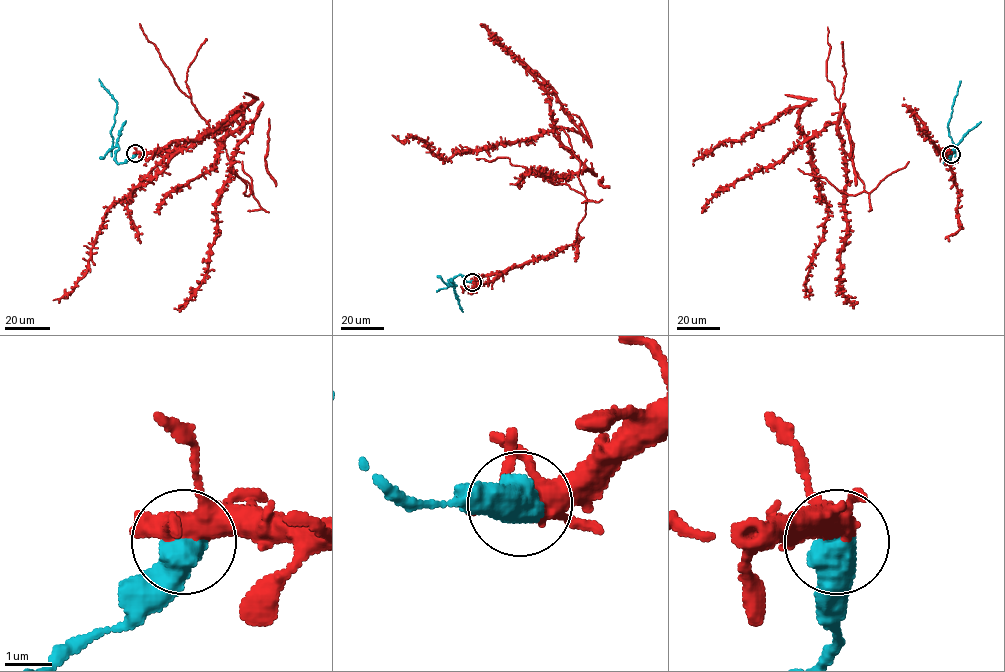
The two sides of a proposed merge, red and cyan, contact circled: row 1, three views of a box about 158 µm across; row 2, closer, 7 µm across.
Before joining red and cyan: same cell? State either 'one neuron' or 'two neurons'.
two neurons

